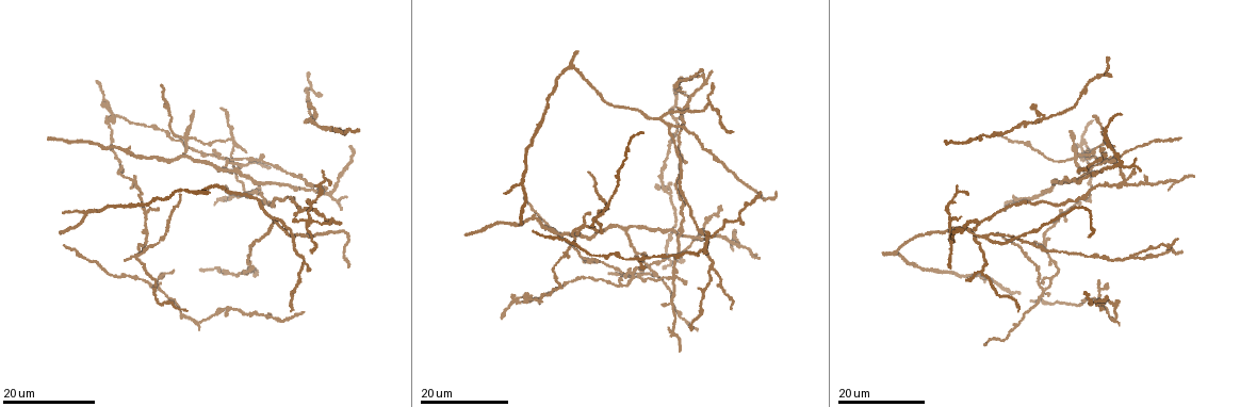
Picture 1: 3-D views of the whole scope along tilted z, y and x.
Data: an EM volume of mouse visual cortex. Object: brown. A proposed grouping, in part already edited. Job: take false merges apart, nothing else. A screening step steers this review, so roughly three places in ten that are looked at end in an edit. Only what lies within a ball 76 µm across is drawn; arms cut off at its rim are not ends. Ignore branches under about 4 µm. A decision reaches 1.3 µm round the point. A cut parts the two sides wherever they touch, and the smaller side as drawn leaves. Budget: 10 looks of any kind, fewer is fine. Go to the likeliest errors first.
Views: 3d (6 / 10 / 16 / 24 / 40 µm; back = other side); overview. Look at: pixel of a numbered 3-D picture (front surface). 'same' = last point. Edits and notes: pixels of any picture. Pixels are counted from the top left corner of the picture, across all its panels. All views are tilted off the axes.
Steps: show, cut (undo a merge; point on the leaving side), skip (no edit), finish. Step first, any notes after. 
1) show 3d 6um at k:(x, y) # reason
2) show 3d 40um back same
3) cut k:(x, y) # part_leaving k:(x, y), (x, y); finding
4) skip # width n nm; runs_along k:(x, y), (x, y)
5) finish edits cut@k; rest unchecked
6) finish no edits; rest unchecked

show 3d 24um at 1:(595, 216) # four or more arms meet

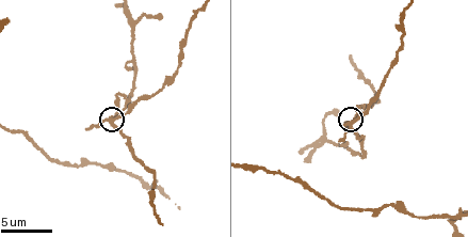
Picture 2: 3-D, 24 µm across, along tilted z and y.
show 3d 6um at 2:(352, 121)

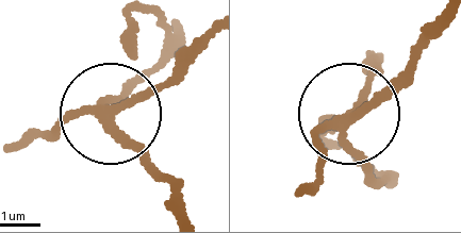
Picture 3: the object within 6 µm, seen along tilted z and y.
cut 3:(154, 87) # width 210 nm; a second cell is stuck on

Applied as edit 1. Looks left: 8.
show 3d 16um at 1:(310, 217) # four or more arms meet

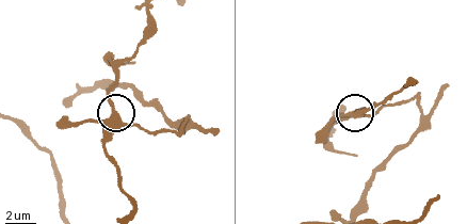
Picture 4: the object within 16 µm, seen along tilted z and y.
show 3d 6um at 4:(114, 118) # closer look

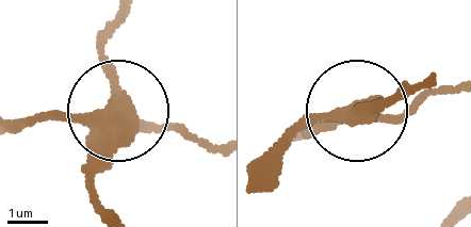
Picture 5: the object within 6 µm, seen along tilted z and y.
cut 5:(83, 169) # part_leaving 5:(116, 122), (108, 35), (116, 15); a second cell is stuck on

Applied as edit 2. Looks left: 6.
show 3d 16um at 1:(1045, 117) # branch point

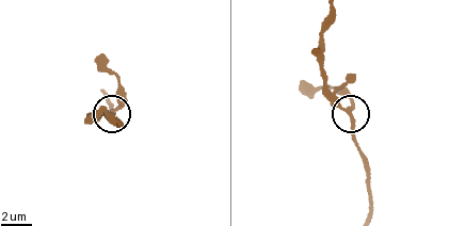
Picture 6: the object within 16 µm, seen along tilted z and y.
show 3d 6um at 6:(345, 109) # closer look

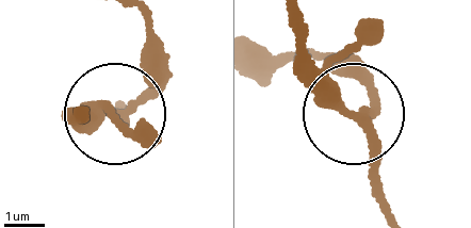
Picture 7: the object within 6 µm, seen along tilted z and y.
skip # arms 3; continuous, no second cell

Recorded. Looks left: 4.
show 3d 16um at 2:(158, 182) # branch point

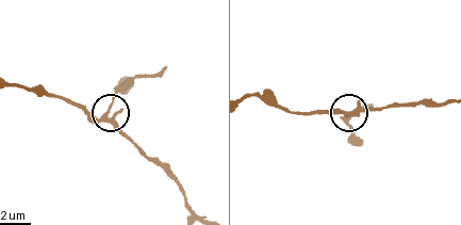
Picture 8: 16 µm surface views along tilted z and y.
cut 8:(114, 96) # part_leaving 8:(106, 115), (117, 92), (164, 66); a second cell is stuck on

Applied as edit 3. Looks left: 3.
show 3d 24um at 1:(1121, 163) # three-way junction

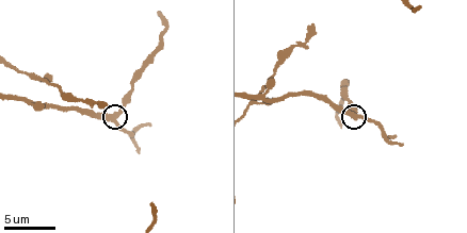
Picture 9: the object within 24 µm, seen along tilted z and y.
show 3d 10um at 9:(115, 119)

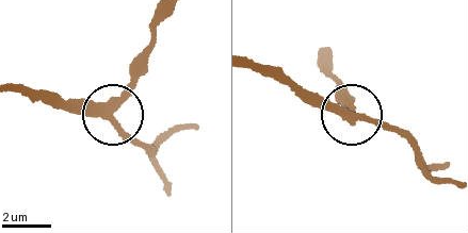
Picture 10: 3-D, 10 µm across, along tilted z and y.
skip # width 300 nm; runs_along 10:(251, 69), (277, 72), (357, 118), (408, 132); one cell here

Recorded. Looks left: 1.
finish edits cut@3, cut@5, cut@8; rest unchecked

